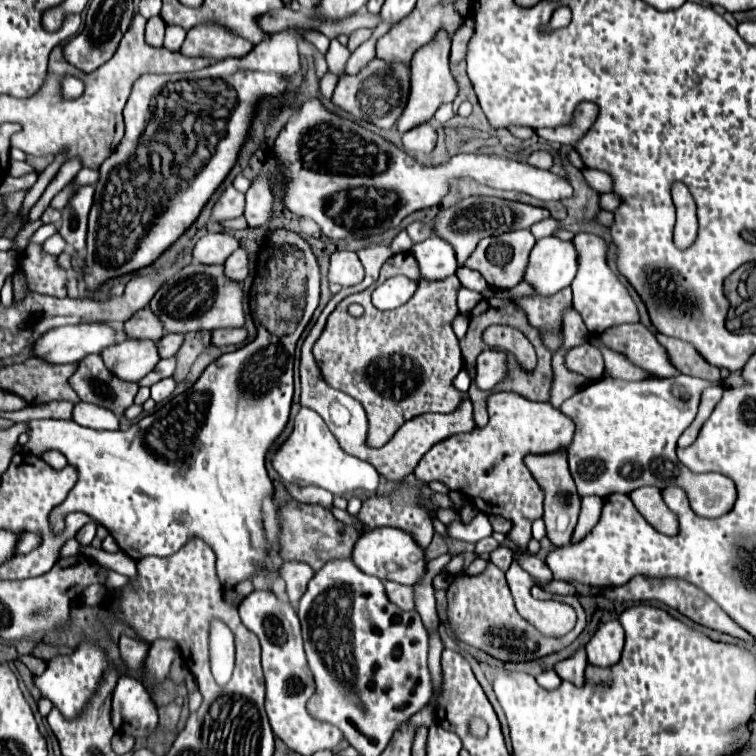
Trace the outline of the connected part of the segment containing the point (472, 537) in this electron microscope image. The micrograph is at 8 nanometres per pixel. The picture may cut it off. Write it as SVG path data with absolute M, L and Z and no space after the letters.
M479 512L469 524L451 524L447 526L447 530L451 538L461 538L465 542L479 542L493 534L491 522L483 512Z

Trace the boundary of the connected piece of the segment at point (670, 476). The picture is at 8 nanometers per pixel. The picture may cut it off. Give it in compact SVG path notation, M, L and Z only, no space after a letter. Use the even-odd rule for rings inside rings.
M685 374L675 378L653 376L641 382L603 378L583 386L563 402L563 414L577 422L575 438L567 450L569 470L577 484L579 496L587 496L581 500L581 514L571 544L581 542L597 524L603 508L601 498L615 492L629 494L631 490L649 484L659 490L675 484L683 486L687 490L691 508L707 518L717 518L731 510L737 498L733 480L721 474L693 474L677 460L675 454L677 438L697 414L701 392L711 386L723 384Z

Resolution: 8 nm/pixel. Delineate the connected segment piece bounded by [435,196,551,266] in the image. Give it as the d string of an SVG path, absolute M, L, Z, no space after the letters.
M471 196L461 200L457 206L447 208L439 212L435 220L435 234L441 236L443 240L451 242L457 254L459 266L469 258L469 254L475 250L477 242L485 236L501 236L511 230L521 230L521 228L531 228L533 224L549 218L551 212L545 208L531 208L521 202L509 202L509 200L489 200L489 196Z

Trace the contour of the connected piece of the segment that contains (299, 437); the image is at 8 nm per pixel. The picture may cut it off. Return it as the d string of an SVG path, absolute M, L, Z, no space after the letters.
M309 408L299 410L291 436L277 450L271 462L277 474L283 478L283 482L291 482L297 486L319 486L329 490L333 496L345 496L357 490L377 492L379 486L377 470L369 462L349 456L345 450L341 450L339 442L325 426L323 418Z

